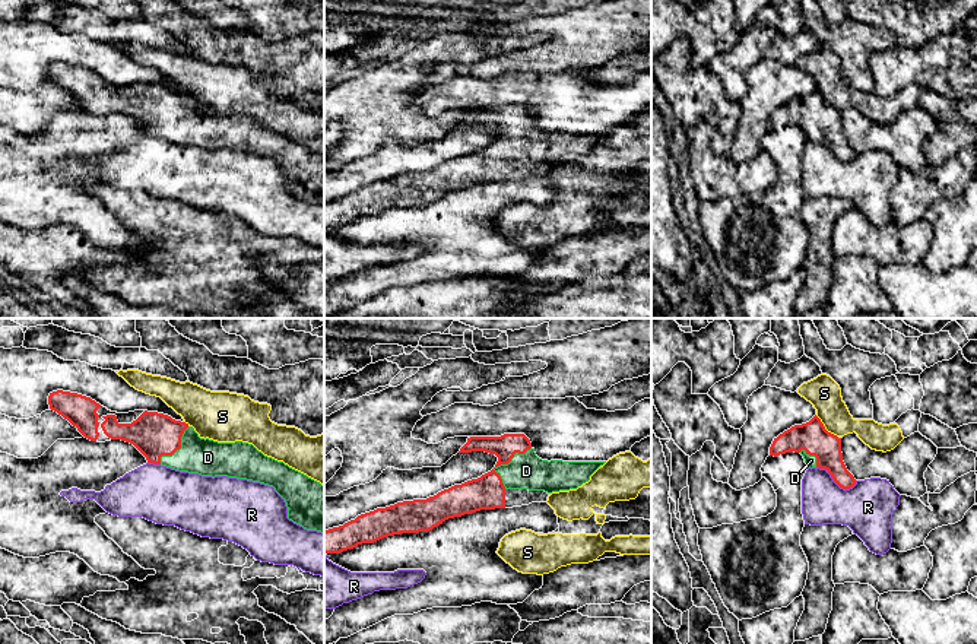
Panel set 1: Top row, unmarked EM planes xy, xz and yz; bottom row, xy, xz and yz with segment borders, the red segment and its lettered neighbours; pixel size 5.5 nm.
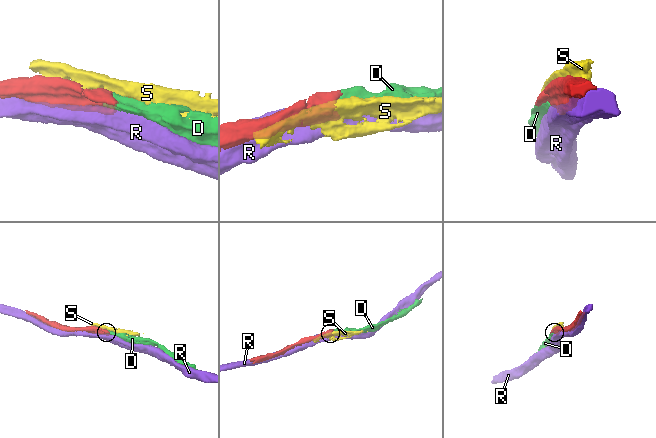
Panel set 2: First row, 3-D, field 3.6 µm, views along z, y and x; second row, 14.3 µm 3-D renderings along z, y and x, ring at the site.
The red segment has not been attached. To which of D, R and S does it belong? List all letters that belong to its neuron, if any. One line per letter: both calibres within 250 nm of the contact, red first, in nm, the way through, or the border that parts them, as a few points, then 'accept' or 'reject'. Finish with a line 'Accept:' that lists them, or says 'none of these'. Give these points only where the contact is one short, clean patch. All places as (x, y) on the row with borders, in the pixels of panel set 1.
D: calibres 190 and 190 nm; accept
R: calibres 160 and 280 nm; reject
S: calibres 170 and 180 nm; reject
Accept: D

